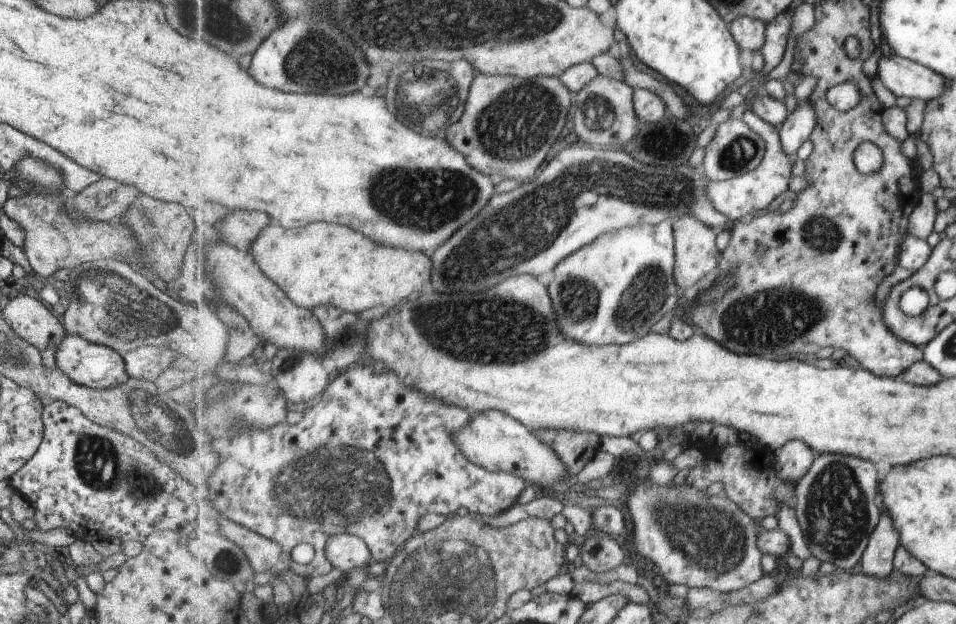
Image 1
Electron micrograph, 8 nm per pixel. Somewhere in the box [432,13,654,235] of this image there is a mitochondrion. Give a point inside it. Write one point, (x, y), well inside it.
(525, 116)

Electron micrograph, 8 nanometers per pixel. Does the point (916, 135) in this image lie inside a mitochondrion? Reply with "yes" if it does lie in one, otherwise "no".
no

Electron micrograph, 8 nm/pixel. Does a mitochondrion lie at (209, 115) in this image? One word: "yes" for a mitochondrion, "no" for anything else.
no

